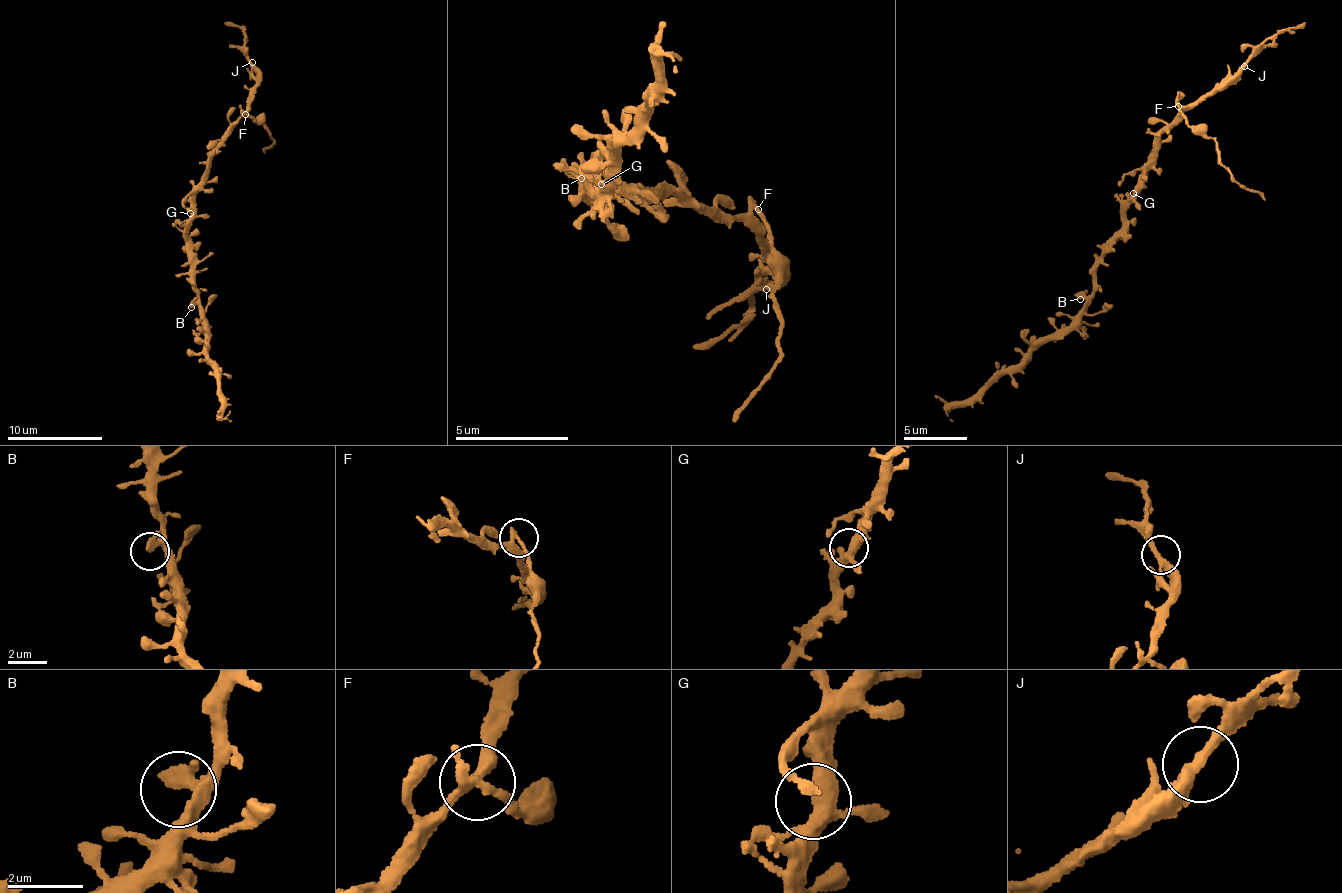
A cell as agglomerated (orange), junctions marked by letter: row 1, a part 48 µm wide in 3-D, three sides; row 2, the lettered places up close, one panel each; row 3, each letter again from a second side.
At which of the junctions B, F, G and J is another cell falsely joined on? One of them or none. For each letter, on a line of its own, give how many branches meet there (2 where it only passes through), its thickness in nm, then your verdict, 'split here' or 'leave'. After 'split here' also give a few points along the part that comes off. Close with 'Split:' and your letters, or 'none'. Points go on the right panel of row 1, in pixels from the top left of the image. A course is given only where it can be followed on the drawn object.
B: branches 2; calibre 280 nm; leave
F: branches 3; calibre 240 nm; split here; course (1178, 107), (1206, 132), (1232, 177), (1263, 201)
G: branches 3; calibre 380 nm; leave
J: branches 3; calibre 240 nm; leave
Split: F

